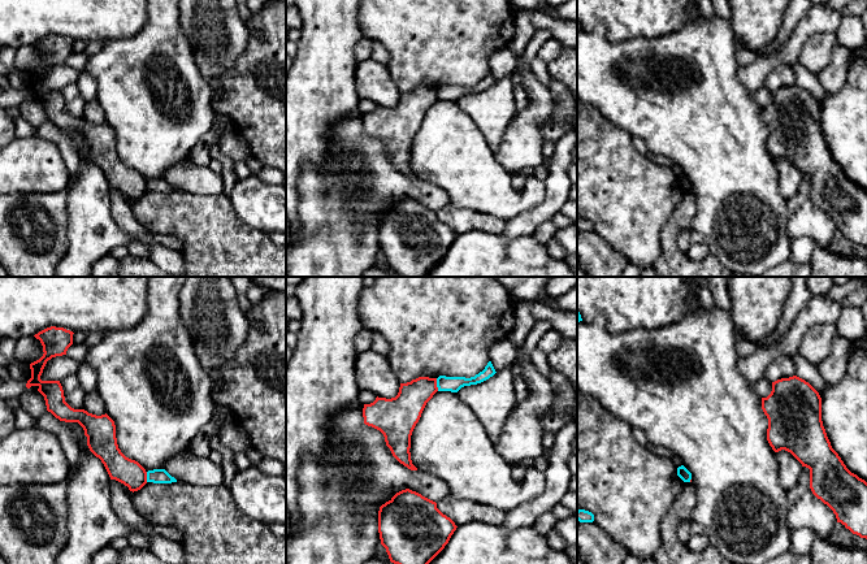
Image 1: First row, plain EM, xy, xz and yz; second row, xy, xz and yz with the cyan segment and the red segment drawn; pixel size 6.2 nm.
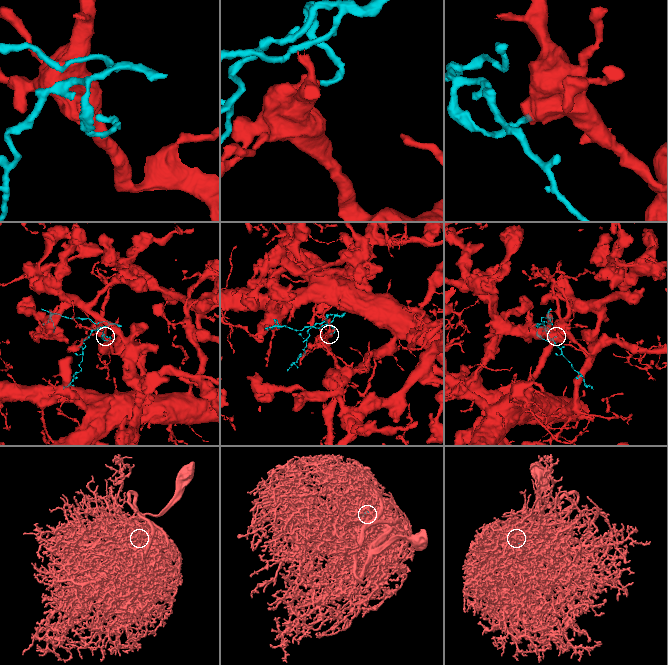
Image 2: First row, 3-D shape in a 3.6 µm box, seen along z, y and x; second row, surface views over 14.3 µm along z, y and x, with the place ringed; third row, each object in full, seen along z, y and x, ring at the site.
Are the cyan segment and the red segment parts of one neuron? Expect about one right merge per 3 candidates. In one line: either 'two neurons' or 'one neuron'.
two neurons

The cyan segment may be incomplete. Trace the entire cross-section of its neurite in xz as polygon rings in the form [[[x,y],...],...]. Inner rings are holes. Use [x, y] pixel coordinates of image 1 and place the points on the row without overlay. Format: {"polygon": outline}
{"polygon": [[[489,70],[482,81],[471,87],[439,84],[437,87],[437,96],[438,100],[458,101],[461,96],[481,92],[493,86],[495,82],[497,81],[491,70]]]}

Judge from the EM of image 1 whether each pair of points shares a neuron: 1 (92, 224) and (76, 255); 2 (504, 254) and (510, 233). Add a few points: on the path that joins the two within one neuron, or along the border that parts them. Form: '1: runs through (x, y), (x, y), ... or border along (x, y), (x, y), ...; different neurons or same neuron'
1: runs through (91, 231), (91, 238), (83, 247); same neuron
2: border along (501, 234), (512, 239), (532, 235); different neurons

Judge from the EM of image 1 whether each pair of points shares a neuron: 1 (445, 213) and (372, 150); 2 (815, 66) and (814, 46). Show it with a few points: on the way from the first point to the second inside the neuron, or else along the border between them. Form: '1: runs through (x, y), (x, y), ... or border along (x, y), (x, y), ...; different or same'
1: border along (451, 204), (437, 212); different
2: runs through (815, 61), (815, 51); same

